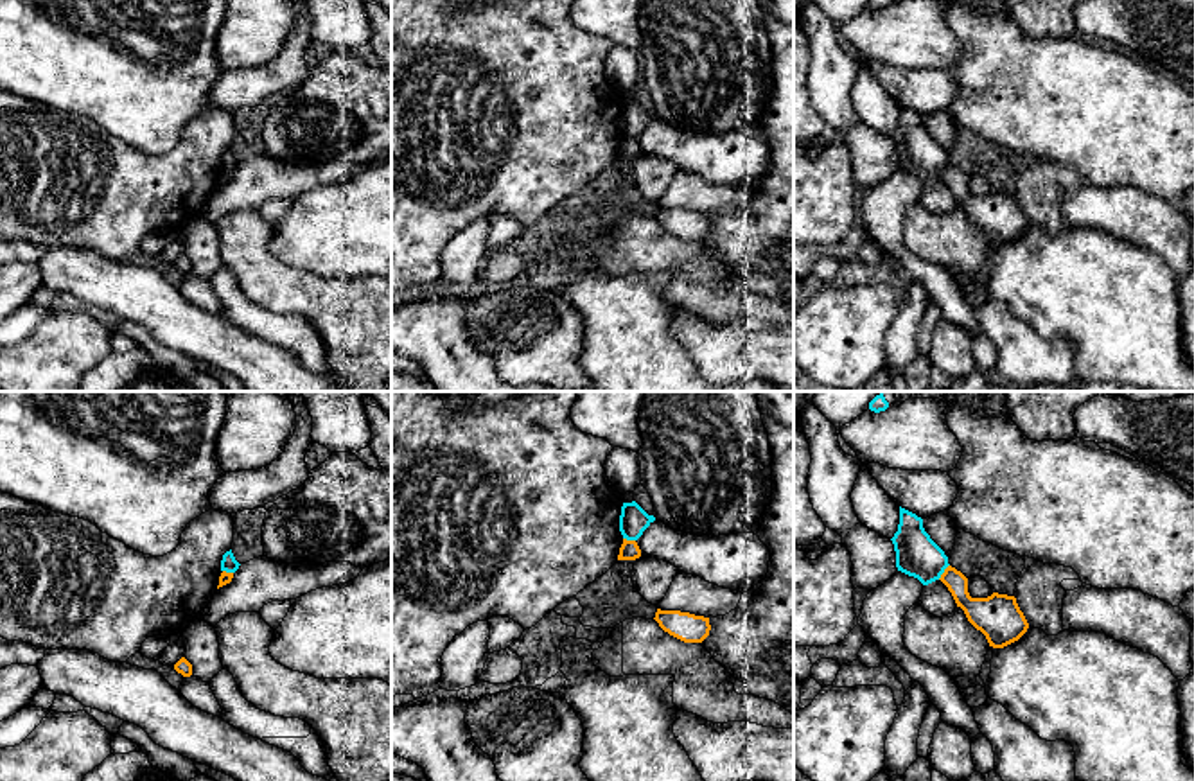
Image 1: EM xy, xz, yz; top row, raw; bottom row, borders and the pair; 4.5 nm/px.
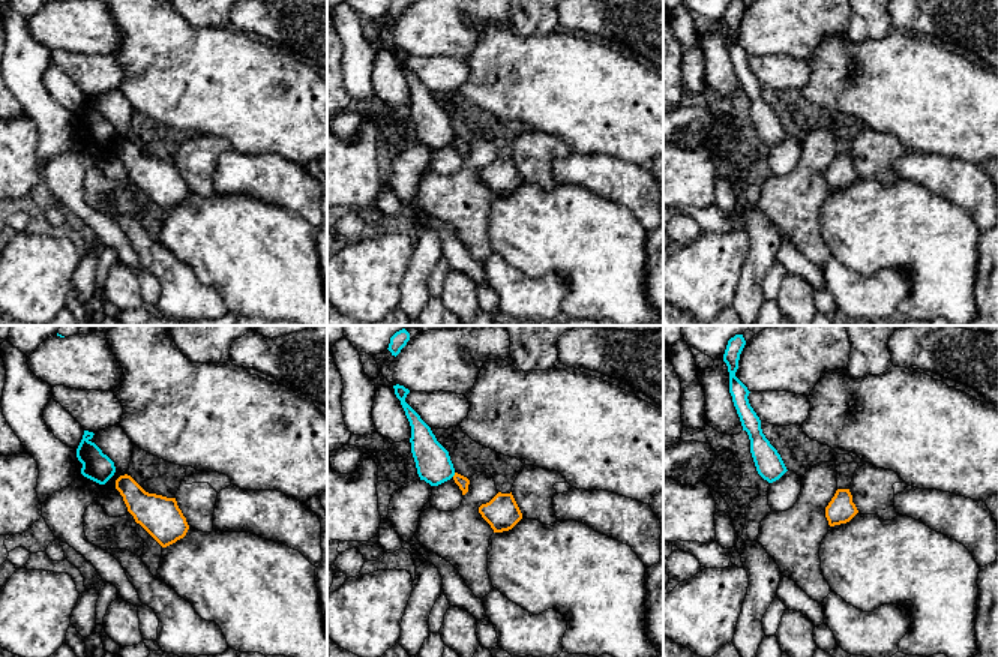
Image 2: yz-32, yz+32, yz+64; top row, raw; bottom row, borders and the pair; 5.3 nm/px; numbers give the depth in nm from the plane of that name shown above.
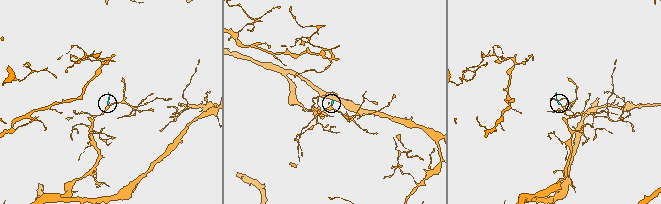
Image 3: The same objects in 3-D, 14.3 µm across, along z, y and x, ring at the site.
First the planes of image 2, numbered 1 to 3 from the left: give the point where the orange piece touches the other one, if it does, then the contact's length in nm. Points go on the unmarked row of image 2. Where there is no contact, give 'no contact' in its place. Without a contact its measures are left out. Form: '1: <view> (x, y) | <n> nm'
1: no contact
2: yz+32 (453, 138) | 30 nm
3: no contact

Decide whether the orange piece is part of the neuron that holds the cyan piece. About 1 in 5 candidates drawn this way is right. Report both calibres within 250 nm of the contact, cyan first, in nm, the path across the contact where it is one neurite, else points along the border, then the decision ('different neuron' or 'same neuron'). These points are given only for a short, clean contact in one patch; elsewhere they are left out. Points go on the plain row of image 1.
calibres 190 and 140 nm; border yz (948, 162), (938, 176); different neuron

